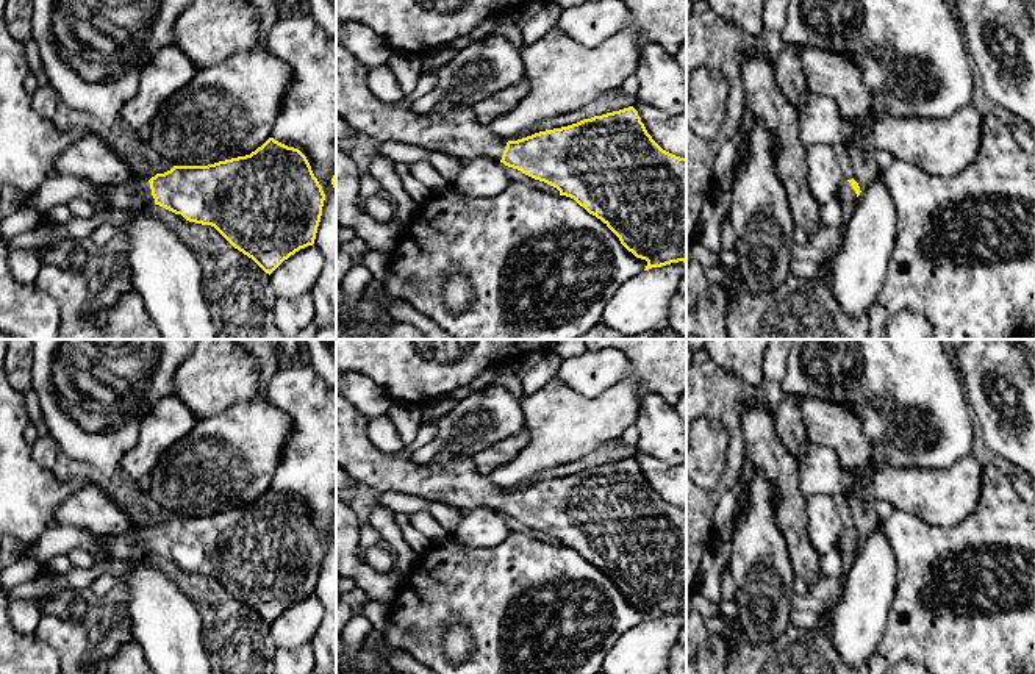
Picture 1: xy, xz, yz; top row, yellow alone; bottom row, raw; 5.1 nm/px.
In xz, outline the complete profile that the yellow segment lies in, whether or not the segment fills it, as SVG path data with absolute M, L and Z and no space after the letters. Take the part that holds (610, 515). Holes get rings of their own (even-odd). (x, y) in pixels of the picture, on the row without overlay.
M336 391L336 466L344 469L353 480L367 485L377 493L411 494L430 502L452 505L461 511L477 508L500 511L557 538L560 546L574 549L589 565L600 569L629 602L647 611L644 621L679 611L686 615L686 508L663 500L647 483L633 457L583 469L568 477L539 482L518 491L503 491L477 471L472 457L417 464L411 460L408 447L391 454L377 449L367 436L367 425L369 418Z

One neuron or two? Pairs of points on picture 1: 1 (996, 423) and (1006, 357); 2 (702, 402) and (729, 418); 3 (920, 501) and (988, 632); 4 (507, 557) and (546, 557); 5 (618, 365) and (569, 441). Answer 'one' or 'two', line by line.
1: one
2: one
3: two
4: one
5: two

